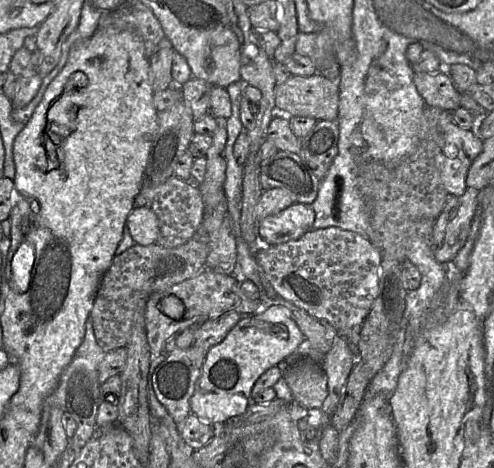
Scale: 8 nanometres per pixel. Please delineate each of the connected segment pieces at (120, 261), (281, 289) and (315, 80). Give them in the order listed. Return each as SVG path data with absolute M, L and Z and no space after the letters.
M201 223L193 237L181 246L167 248L157 243L147 246L135 244L114 256L102 277L90 312L96 341L105 353L126 347L135 312L139 306L145 305L152 293L192 278L205 269L209 241L210 236Z
M327 227L310 229L302 237L281 244L261 244L254 248L257 263L276 293L286 301L305 310L315 318L324 320L337 331L361 327L378 294L381 252L366 237L340 229Z
M319 73L311 76L292 75L275 88L276 107L296 116L336 121L339 112L339 82Z

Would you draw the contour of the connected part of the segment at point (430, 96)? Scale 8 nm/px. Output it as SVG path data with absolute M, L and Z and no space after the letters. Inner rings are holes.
M446 72L414 73L413 80L425 104L447 111L460 107L461 93Z

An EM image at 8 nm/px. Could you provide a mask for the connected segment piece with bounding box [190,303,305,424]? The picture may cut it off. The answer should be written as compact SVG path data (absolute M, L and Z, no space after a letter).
M274 303L262 313L243 316L225 339L210 348L202 365L194 393L190 399L191 413L210 424L224 424L227 420L243 415L252 403L251 391L258 378L269 368L277 366L292 355L305 339L297 323L279 303Z

